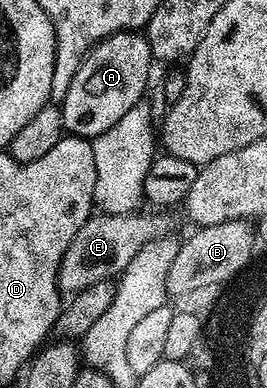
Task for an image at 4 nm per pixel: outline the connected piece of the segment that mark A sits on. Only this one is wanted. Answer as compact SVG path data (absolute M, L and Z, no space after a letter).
M139 31L115 33L97 42L77 67L69 91L61 102L63 127L68 134L94 139L100 137L133 103L144 100L153 58L146 36Z

